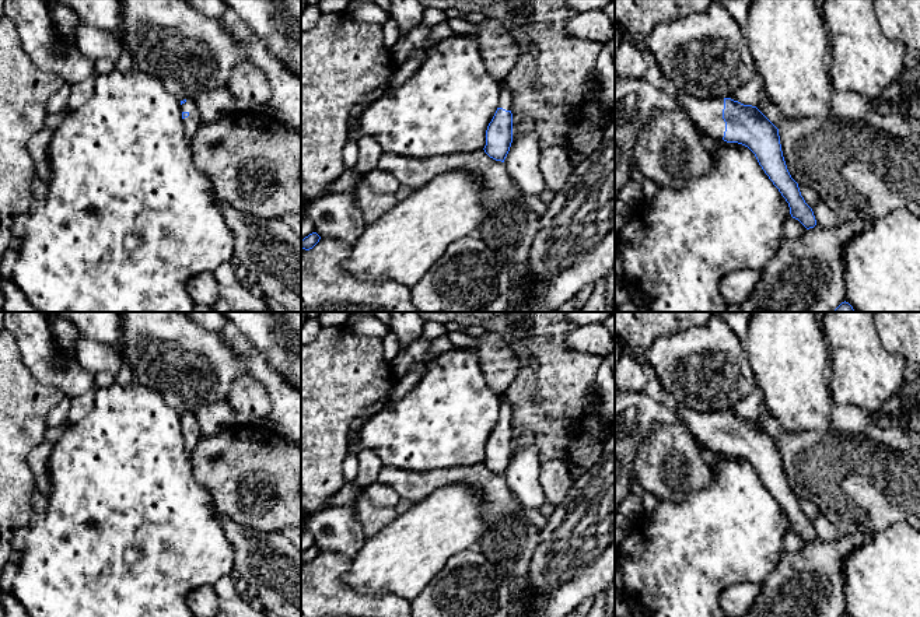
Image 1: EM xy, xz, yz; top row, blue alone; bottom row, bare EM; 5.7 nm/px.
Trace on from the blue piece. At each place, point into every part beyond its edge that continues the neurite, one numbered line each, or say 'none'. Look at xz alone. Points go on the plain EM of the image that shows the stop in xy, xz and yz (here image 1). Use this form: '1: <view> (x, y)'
1: xz (504, 416)

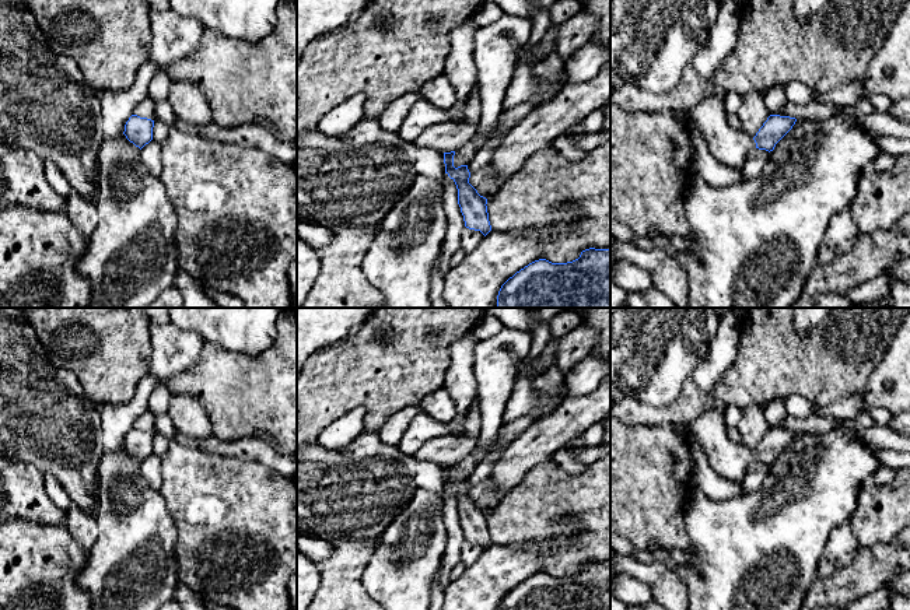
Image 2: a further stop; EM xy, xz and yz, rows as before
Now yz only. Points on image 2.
1: yz (730, 460)

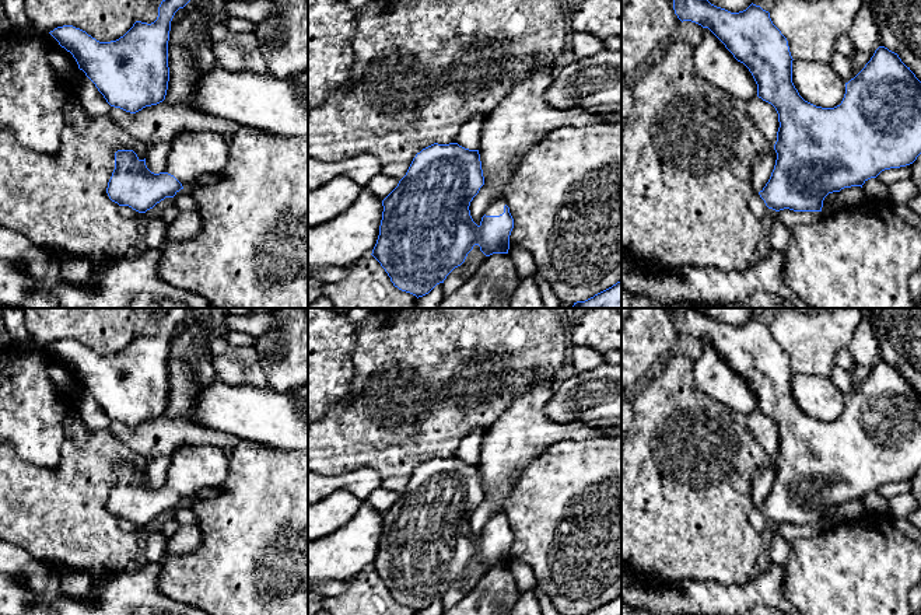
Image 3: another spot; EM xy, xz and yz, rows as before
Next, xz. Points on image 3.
1: xz (496, 521)

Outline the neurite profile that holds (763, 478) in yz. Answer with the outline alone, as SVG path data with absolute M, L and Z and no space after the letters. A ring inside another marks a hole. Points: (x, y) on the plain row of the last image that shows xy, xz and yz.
M774 462L770 467L757 469L753 474L750 497L754 507L759 507L760 504L763 504L766 497L768 496L775 479L775 474L777 474L777 467Z

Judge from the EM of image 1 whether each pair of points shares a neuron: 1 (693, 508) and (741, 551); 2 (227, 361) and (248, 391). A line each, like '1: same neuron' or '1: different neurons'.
1: same neuron
2: different neurons

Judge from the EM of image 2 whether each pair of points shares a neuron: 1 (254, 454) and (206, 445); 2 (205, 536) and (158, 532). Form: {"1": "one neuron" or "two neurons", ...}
{"1": "one neuron", "2": "two neurons"}

